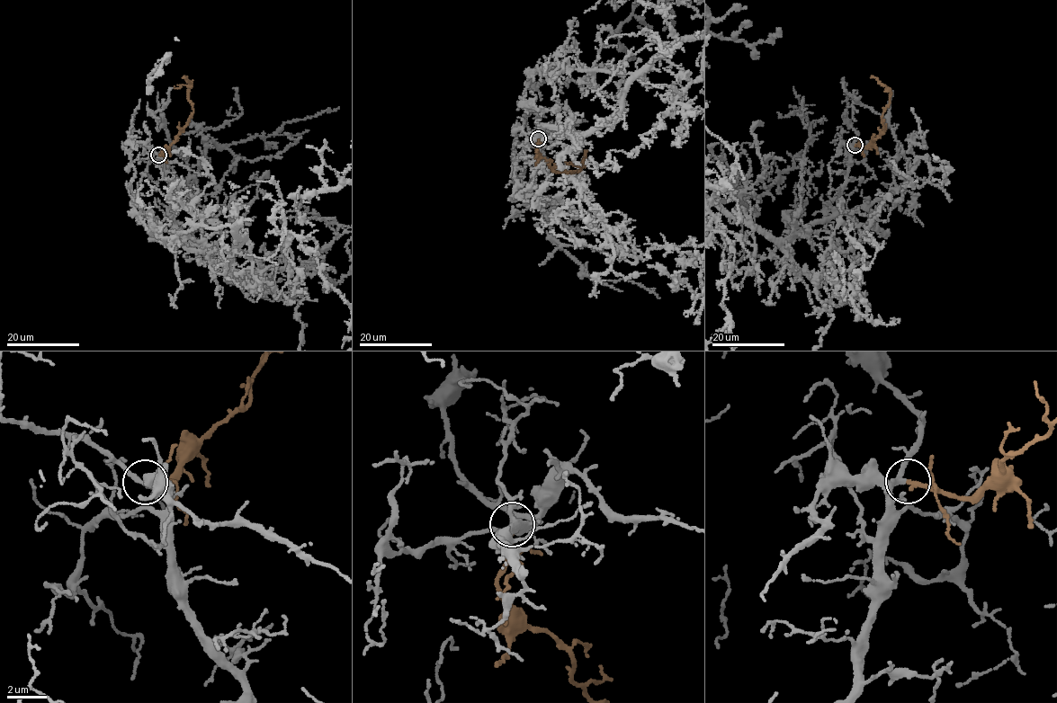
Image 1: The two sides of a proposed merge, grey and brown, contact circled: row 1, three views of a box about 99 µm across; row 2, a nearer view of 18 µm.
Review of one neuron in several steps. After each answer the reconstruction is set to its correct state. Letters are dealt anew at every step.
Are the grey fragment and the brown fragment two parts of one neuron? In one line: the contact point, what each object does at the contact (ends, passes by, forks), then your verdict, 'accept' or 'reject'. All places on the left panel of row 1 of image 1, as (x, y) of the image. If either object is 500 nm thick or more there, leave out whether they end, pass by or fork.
(158, 155) | grey passes by | brown ends | accept

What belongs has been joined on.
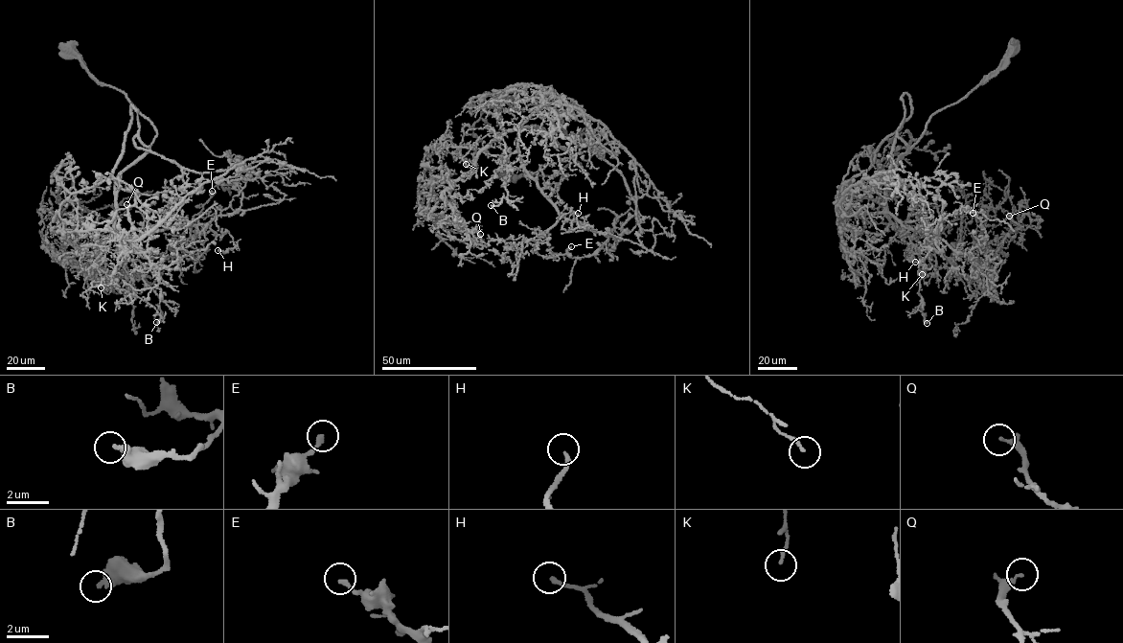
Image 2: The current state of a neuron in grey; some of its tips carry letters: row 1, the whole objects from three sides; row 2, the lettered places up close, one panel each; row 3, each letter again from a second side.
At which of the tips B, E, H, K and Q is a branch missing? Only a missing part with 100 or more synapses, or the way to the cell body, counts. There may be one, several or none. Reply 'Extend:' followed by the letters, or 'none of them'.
Extend: none of them

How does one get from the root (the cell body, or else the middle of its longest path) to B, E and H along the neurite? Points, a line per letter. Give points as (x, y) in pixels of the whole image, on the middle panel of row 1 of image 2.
B: (506, 174), (552, 176), (580, 164), (542, 128), (522, 129), (502, 164), (506, 198), (491, 205)
E: (506, 174), (580, 164), (542, 128), (520, 131), (524, 170), (559, 216), (536, 252), (571, 246)
H: (506, 174), (580, 165), (542, 128), (520, 131), (524, 170), (572, 220), (569, 232), (588, 228), (578, 213)

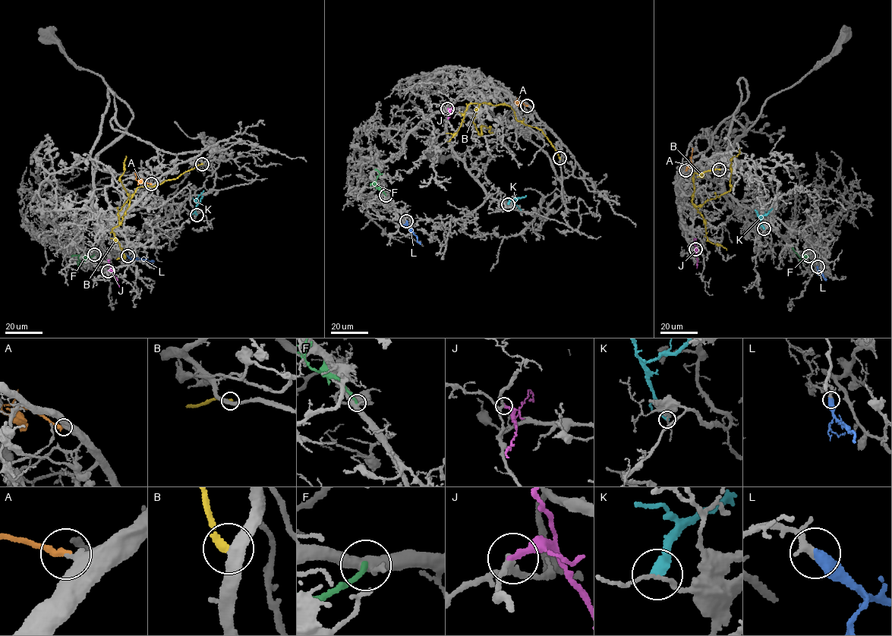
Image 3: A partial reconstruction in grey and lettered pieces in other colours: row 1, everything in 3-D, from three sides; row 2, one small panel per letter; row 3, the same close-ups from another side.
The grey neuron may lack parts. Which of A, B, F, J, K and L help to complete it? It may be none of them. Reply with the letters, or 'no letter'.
A, L

